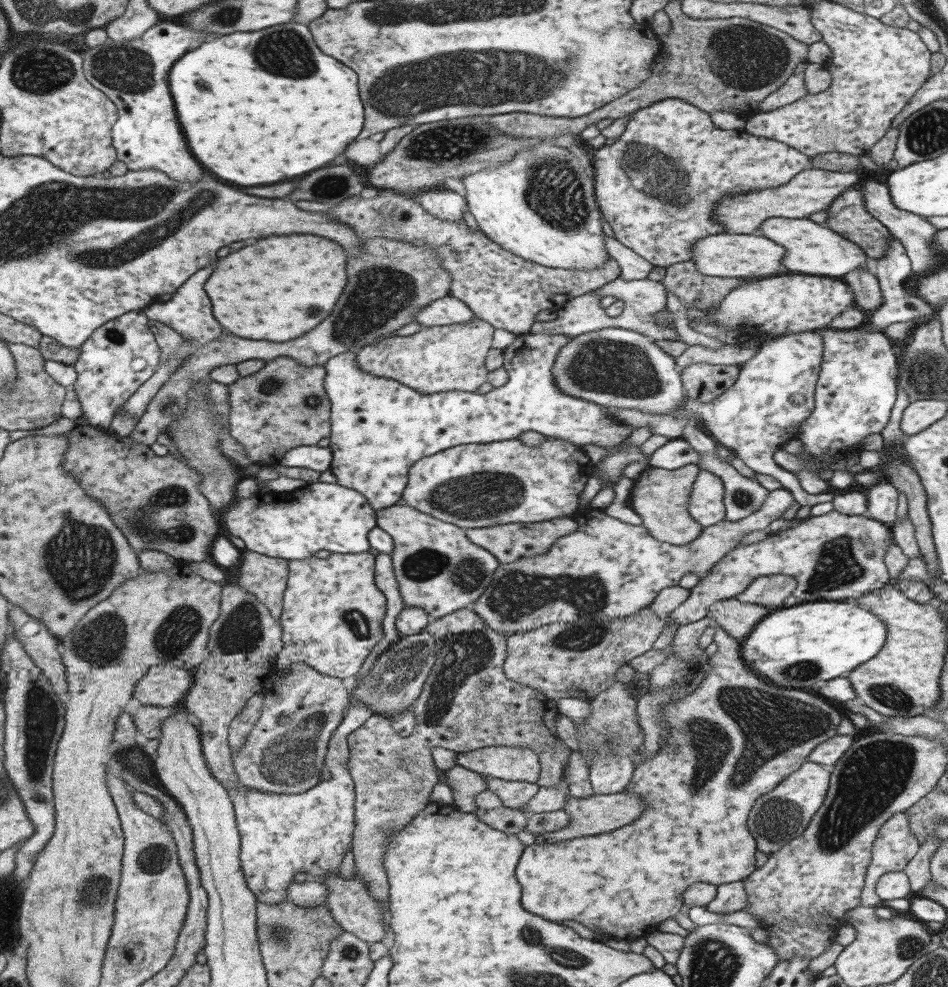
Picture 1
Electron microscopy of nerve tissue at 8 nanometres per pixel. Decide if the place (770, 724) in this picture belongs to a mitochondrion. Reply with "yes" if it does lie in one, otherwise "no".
yes

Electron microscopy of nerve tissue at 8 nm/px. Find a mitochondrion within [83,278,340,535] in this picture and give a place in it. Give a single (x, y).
(274, 384)

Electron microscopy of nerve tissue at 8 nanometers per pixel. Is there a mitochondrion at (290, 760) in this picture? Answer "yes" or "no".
yes

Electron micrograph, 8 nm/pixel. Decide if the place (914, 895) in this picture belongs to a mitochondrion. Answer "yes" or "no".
no

